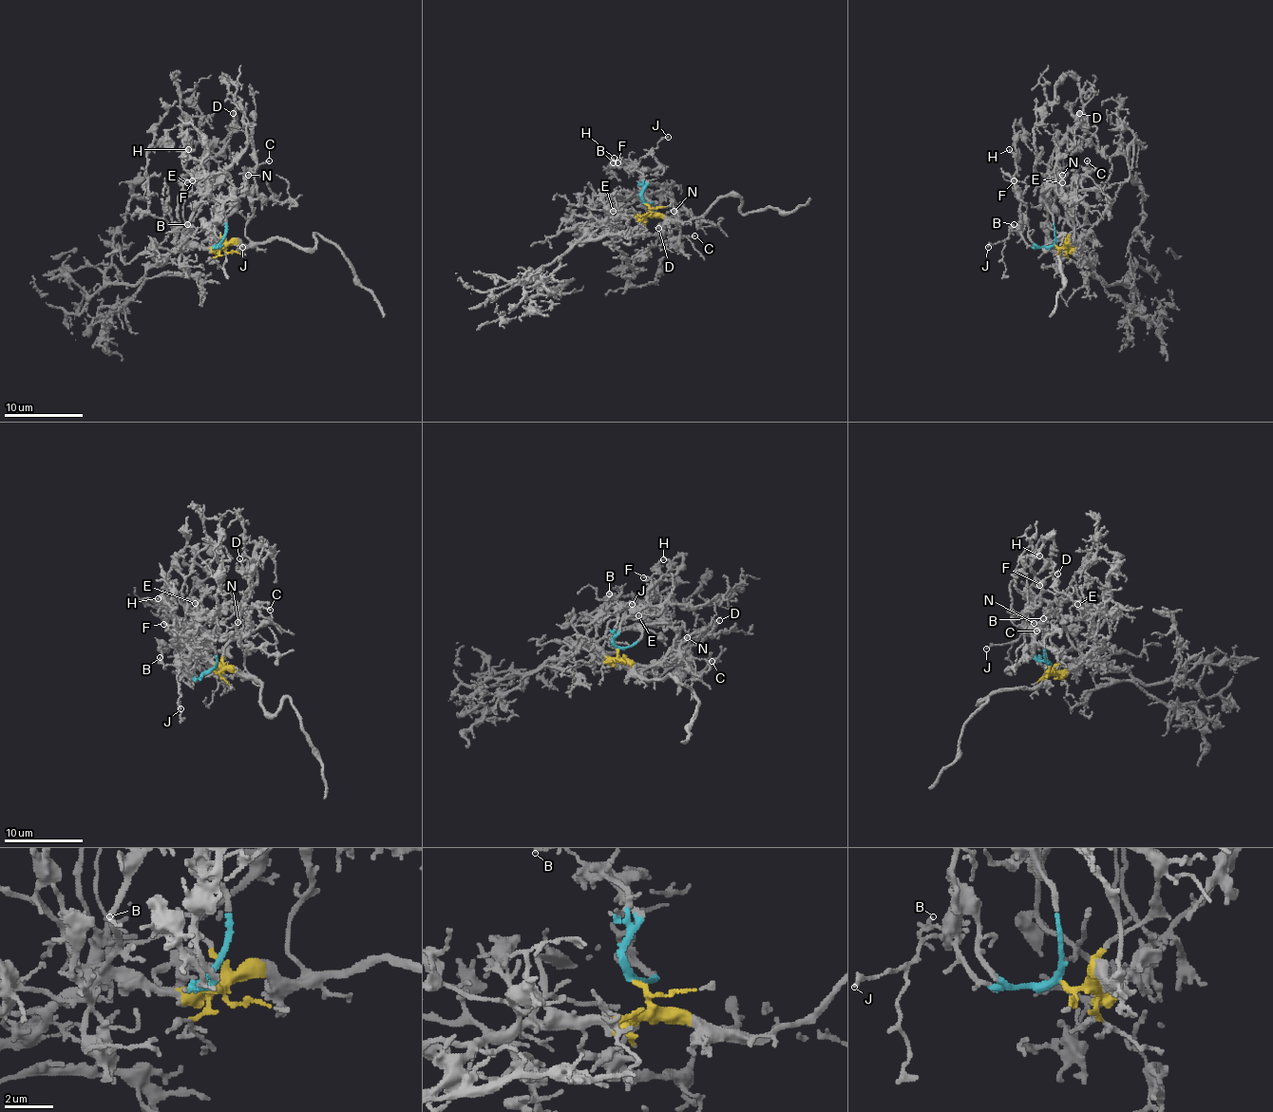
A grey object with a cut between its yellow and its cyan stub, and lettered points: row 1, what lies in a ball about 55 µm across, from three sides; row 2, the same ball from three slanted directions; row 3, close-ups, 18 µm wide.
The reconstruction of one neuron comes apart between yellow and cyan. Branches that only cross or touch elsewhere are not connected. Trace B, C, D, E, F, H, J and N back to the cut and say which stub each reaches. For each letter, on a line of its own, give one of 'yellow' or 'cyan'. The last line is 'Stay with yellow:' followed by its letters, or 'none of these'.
B: cyan
C: yellow
D: yellow
E: yellow
F: cyan
H: cyan
J: cyan
N: yellow
Stay with yellow: C, D, E, N

